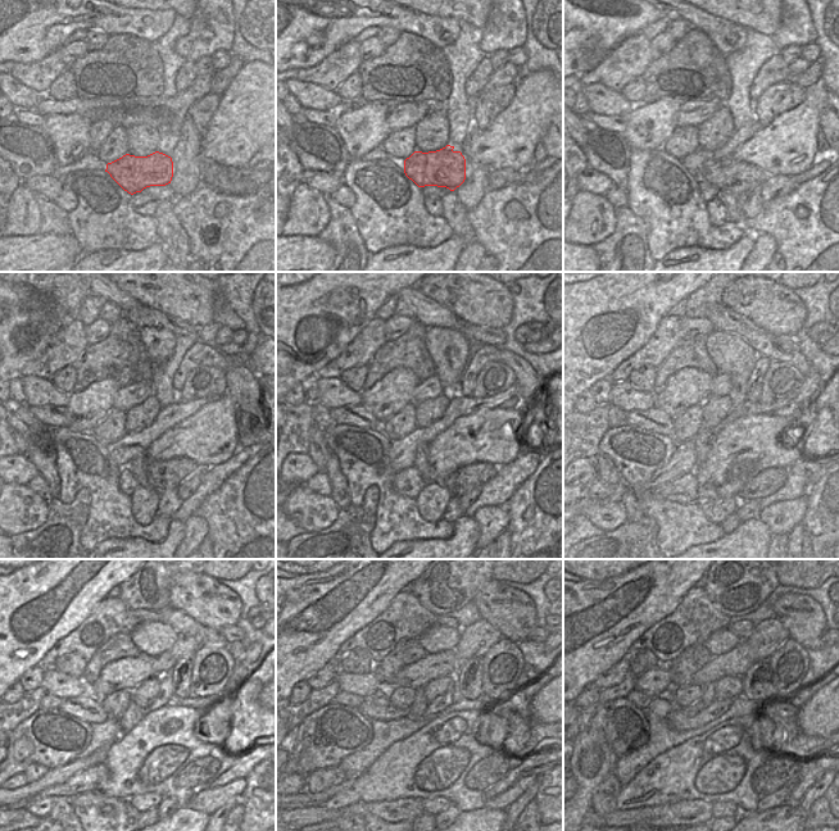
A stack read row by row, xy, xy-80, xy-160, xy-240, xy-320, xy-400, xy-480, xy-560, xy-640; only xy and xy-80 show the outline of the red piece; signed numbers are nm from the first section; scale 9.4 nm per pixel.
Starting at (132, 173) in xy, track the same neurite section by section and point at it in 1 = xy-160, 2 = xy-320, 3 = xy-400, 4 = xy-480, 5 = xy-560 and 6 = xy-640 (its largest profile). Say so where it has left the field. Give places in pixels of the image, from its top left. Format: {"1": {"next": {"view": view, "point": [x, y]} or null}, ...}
{"1": {"next": {"view": "xy-160", "point": [729, 175]}}, "2": {"next": {"view": "xy-320", "point": [470, 476]}}, "3": {"next": {"view": "xy-400", "point": [770, 480]}}, "4": {"next": {"view": "xy-480", "point": [198, 773]}}, "5": {"next": {"view": "xy-560", "point": [486, 772]}}, "6": {"next": {"view": "xy-640", "point": [779, 771]}}}

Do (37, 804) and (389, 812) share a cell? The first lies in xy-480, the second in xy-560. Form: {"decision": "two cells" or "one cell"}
{"decision": "two cells"}

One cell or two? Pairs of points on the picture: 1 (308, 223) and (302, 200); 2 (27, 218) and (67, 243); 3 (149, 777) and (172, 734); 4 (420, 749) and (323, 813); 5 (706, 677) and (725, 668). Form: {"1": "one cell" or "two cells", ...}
{"1": "one cell", "2": "two cells", "3": "one cell", "4": "two cells", "5": "one cell"}

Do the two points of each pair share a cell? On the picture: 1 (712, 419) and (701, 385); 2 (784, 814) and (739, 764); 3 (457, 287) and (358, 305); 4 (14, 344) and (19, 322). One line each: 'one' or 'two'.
1: two
2: two
3: two
4: one

